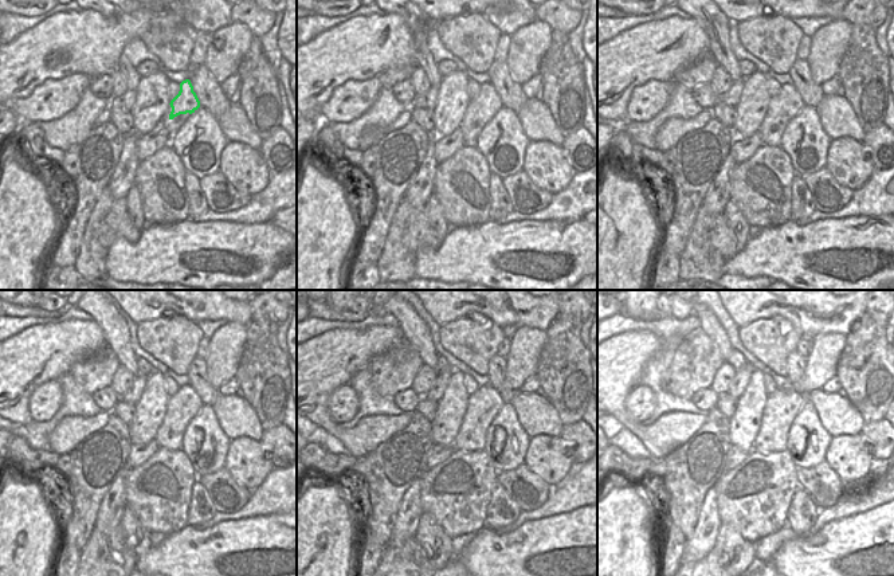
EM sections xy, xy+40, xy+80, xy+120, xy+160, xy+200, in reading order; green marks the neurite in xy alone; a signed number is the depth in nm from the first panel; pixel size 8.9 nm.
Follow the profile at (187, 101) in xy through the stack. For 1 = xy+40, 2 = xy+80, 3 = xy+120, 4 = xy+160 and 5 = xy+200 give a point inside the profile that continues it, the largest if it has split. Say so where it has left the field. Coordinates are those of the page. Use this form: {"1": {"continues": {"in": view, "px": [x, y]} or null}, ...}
{"1": {"continues": {"in": "xy+40", "px": [487, 101]}}, "2": {"continues": {"in": "xy+80", "px": [788, 100]}}, "3": {"continues": {"in": "xy+120", "px": [185, 402]}}, "4": {"continues": {"in": "xy+160", "px": [486, 399]}}, "5": {"continues": {"in": "xy+200", "px": [783, 398]}}}

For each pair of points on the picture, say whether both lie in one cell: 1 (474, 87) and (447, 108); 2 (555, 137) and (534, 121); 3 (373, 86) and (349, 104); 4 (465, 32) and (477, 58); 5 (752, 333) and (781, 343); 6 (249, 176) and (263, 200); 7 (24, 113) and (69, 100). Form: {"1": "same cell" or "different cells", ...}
{"1": "different cells", "2": "same cell", "3": "same cell", "4": "same cell", "5": "same cell", "6": "different cells", "7": "same cell"}

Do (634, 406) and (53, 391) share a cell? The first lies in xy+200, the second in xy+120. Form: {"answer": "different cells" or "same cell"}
{"answer": "same cell"}

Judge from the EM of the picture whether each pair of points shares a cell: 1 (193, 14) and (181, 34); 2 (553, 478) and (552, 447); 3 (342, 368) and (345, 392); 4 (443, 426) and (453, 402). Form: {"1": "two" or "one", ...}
{"1": "two", "2": "one", "3": "two", "4": "one"}

